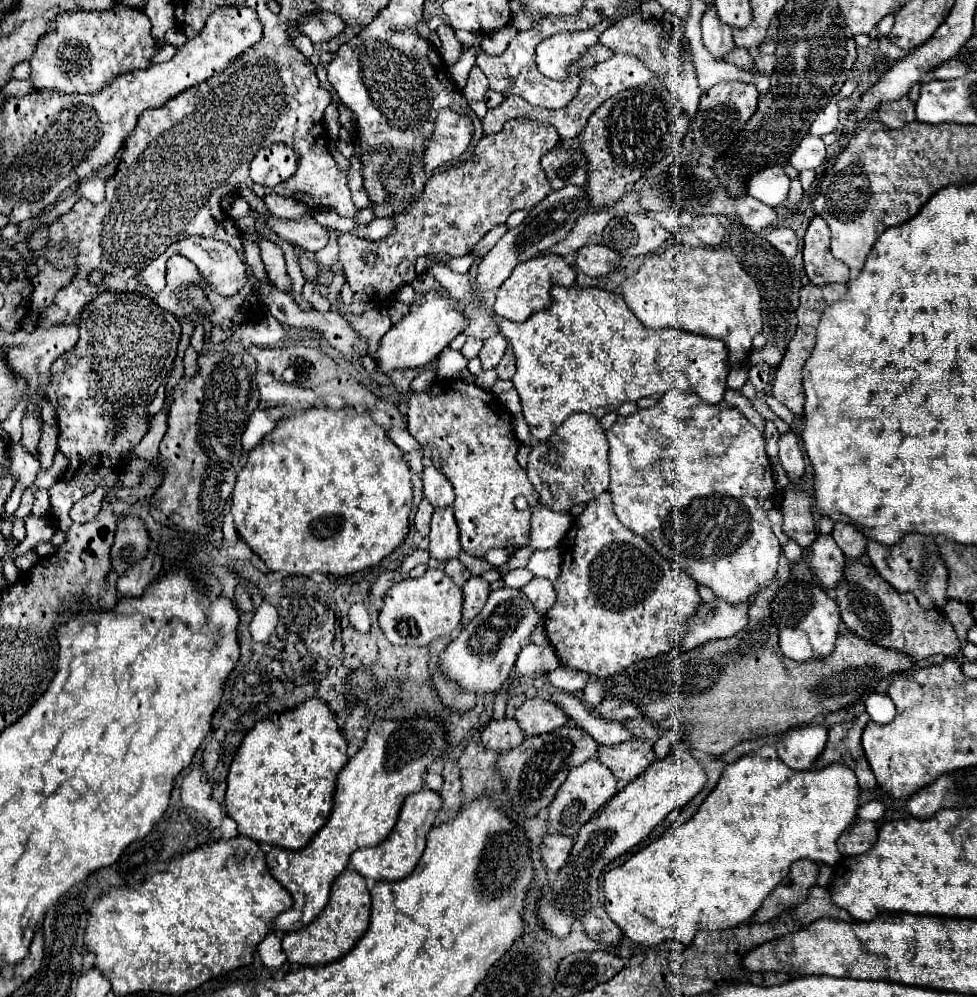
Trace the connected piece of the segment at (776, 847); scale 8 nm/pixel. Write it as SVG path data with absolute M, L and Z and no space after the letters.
M762 746L758 752L750 754L750 756L740 756L736 762L728 764L716 784L716 788L710 792L710 796L700 804L698 812L688 820L682 822L680 826L670 826L658 840L650 842L648 846L644 846L640 852L636 852L632 858L628 858L622 866L608 870L604 874L604 910L608 912L608 916L612 918L612 922L616 922L616 926L636 944L642 946L654 946L660 944L664 940L678 940L682 944L690 944L696 936L698 930L726 930L732 928L744 920L748 920L764 902L764 898L776 888L776 884L786 878L790 864L796 860L812 860L812 862L824 862L824 864L836 864L840 860L840 852L834 848L838 836L854 822L856 812L858 812L858 796L860 796L860 788L856 786L856 776L852 774L852 770L848 770L848 766L840 766L840 764L832 764L826 766L824 770L810 770L810 772L794 772L788 766L784 766L784 762L776 756L776 748L774 746Z

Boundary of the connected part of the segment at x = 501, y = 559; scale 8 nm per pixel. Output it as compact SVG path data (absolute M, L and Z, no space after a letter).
M494 548L494 550L488 550L484 558L486 558L486 562L498 566L498 564L504 564L508 560L508 552L504 548Z

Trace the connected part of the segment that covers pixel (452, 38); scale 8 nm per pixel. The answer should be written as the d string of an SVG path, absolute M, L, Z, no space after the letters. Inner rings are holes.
M440 24L436 32L438 32L440 40L442 40L440 56L442 56L442 60L448 66L452 66L460 58L460 54L462 54L462 44L456 40L456 34L454 34L454 30L448 24Z

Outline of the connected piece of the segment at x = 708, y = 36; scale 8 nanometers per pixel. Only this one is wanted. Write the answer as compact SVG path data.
M708 6L702 18L702 36L704 36L704 46L712 52L714 58L722 60L734 46L732 40L732 28L720 22L716 8Z

